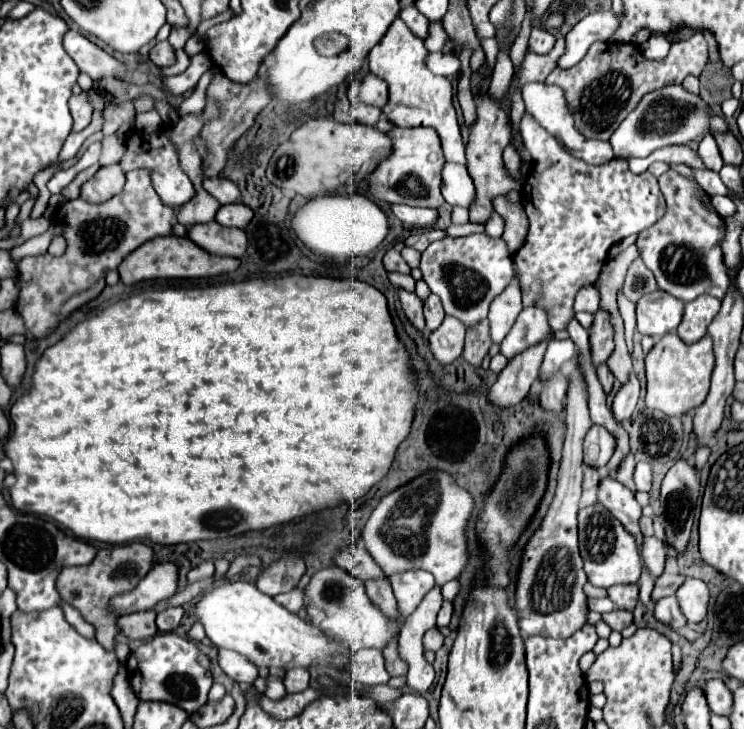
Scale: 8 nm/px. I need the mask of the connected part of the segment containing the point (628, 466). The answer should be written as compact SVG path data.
M630 454L624 462L622 462L622 466L620 466L620 470L616 472L616 480L620 480L622 484L626 484L626 488L632 488L632 492L636 494L636 486L634 486L634 466L636 466L636 460L634 460L634 456Z

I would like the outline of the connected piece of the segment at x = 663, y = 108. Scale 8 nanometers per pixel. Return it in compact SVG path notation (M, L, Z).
M664 86L662 90L654 90L642 98L638 108L618 126L618 130L612 134L610 144L614 148L616 158L638 158L648 156L650 152L672 146L672 144L686 144L688 140L694 140L704 130L726 130L726 122L722 116L710 116L704 100L696 94L686 92L682 86Z

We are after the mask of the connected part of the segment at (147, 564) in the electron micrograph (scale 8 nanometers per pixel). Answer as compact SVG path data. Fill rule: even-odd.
M142 542L102 548L88 566L62 568L62 572L58 574L60 596L62 600L74 604L80 610L82 618L94 626L96 640L104 644L106 650L114 650L114 638L120 634L120 628L118 628L118 614L112 612L110 600L118 594L134 590L134 586L148 574L150 568L152 568L152 548Z

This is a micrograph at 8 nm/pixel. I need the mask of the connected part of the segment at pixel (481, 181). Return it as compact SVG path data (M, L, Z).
M488 94L476 96L474 98L476 108L478 108L478 120L472 126L468 146L466 146L466 160L468 160L468 174L474 180L476 188L476 198L474 204L470 204L470 220L474 222L488 222L490 214L494 212L492 208L492 198L498 194L506 194L510 190L520 190L520 182L512 180L502 162L502 150L510 144L510 128L508 128L508 116L504 110L498 108L498 102L492 100Z

